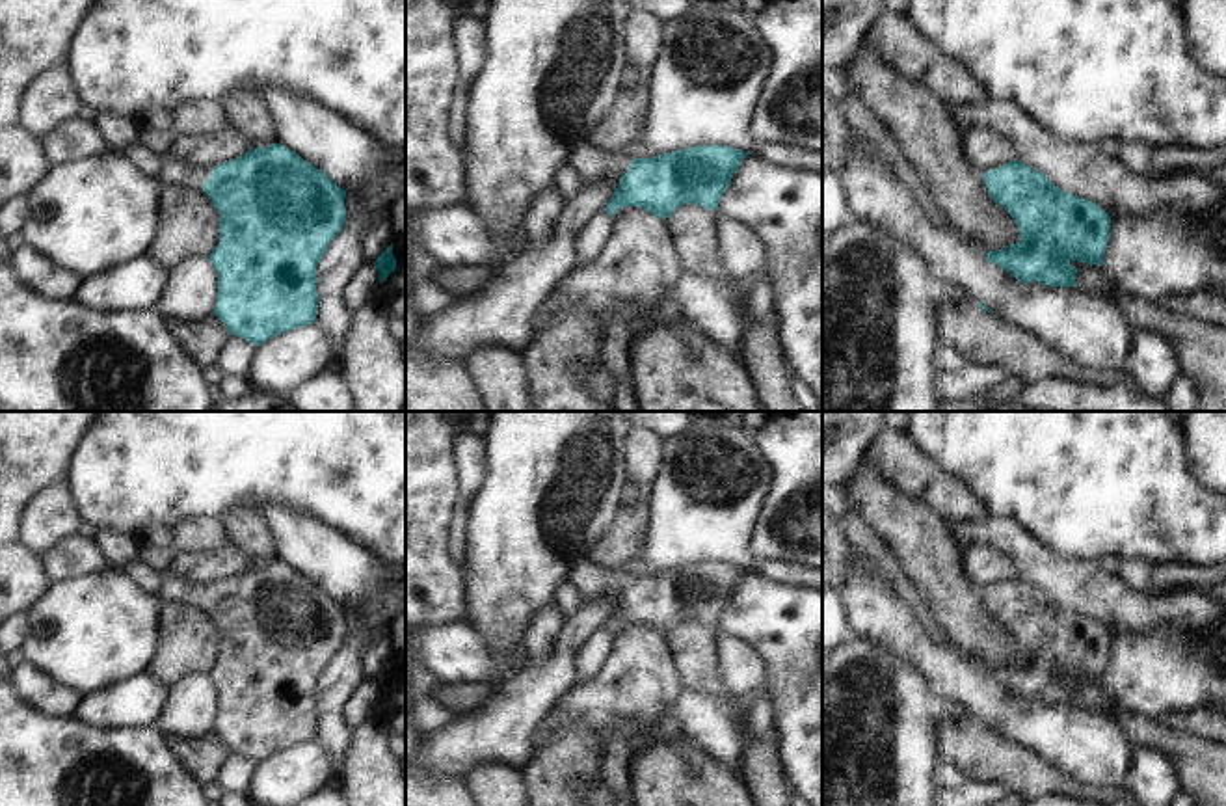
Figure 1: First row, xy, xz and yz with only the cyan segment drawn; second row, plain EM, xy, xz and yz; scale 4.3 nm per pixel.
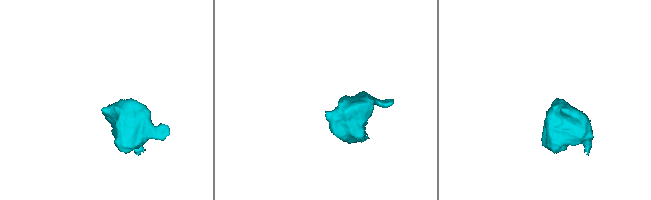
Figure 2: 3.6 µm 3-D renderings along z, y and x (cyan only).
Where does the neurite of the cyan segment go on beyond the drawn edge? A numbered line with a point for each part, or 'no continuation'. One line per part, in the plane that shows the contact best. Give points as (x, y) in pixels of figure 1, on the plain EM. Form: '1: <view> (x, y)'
1: xy (172, 589)

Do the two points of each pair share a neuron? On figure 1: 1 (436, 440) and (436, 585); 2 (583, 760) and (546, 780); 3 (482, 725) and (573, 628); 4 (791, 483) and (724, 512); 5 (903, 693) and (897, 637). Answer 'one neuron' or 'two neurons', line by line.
1: one neuron
2: one neuron
3: one neuron
4: two neurons
5: two neurons

